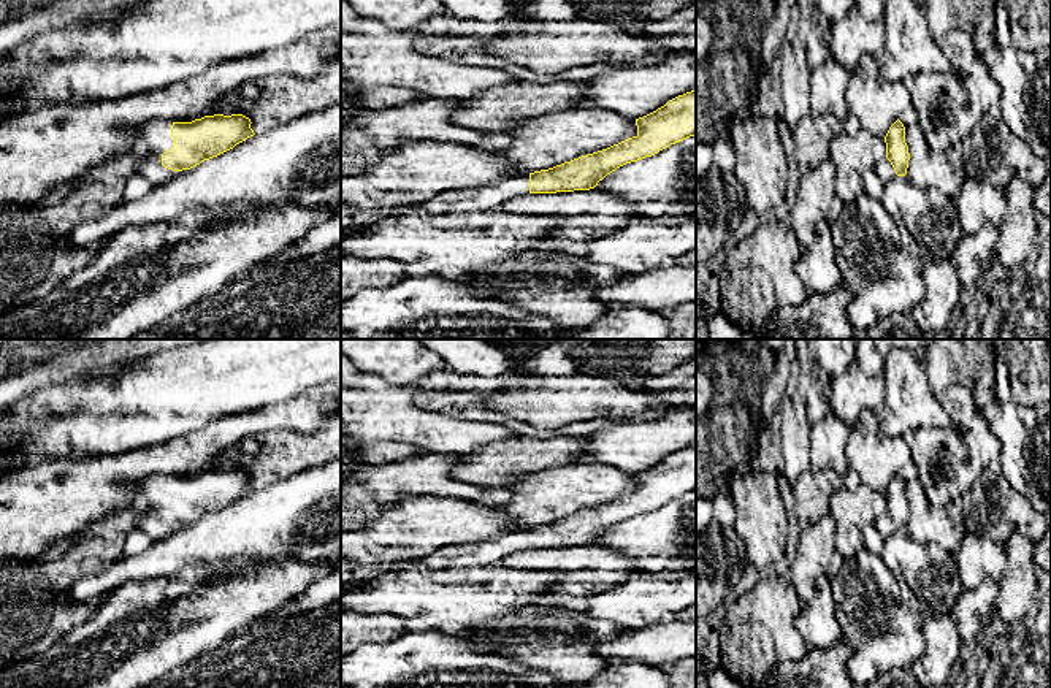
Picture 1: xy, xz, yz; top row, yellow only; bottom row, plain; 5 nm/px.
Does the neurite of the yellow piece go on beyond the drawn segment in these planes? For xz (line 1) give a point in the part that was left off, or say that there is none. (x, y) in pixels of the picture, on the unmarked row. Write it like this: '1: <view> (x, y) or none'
1: xz (489, 552)

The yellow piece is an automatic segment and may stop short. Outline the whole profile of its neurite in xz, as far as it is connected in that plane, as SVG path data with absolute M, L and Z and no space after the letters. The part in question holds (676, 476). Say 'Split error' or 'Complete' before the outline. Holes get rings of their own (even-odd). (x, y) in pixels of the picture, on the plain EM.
Split error. M696 445L669 455L656 466L636 474L637 490L607 504L582 510L548 525L506 531L482 542L444 545L415 560L444 571L447 568L482 568L529 548L590 545L617 523L652 512L671 499L696 490Z

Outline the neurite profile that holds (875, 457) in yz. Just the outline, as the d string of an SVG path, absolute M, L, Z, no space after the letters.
M864 411L856 423L850 428L847 444L848 468L854 471L861 484L870 490L885 495L889 482L899 474L899 471L912 461L910 442L904 438L891 438L881 431L878 414Z

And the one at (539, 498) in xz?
M577 461L553 469L523 474L517 477L510 491L510 501L501 507L514 517L514 526L510 528L512 531L518 528L529 529L534 526L548 525L582 510L607 504L628 493L637 491L637 480L636 474L623 472L609 464Z

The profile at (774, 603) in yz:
M762 574L751 590L726 607L720 631L721 667L739 682L756 685L775 669L777 663L802 659L808 647L796 628L801 609L802 604L788 577Z

